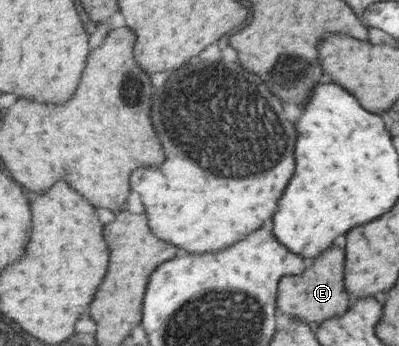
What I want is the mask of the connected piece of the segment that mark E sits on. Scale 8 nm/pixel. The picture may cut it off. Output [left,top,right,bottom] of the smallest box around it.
[279,246,352,329]

